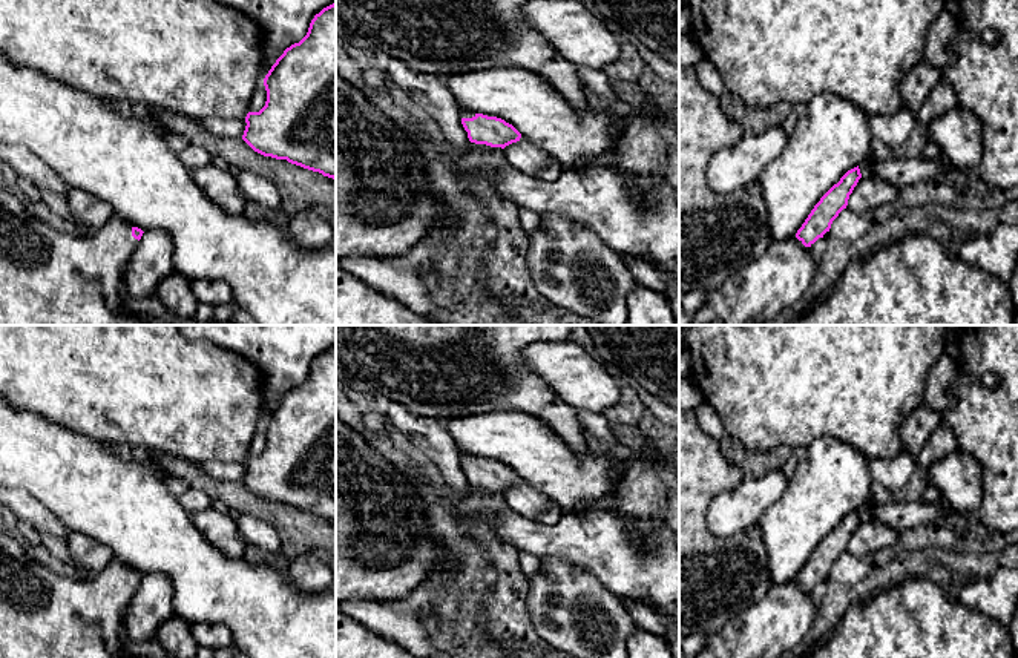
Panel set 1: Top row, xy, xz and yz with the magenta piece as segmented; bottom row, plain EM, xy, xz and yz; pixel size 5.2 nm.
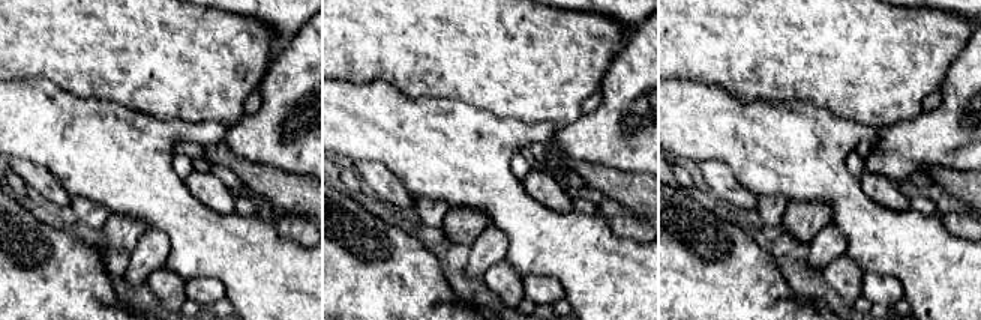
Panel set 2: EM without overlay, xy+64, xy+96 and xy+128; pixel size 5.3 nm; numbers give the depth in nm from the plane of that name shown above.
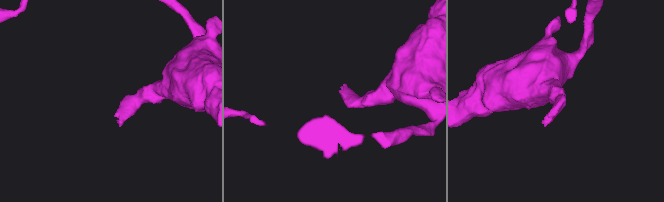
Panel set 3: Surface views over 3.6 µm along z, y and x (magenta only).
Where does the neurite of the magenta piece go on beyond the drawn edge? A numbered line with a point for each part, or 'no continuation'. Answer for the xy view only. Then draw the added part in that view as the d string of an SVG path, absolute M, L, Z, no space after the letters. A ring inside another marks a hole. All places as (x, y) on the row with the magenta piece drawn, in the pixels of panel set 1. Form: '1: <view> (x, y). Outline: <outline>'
1: xy (46, 276). Outline: M0 189L0 325L169 325L126 310L123 267L136 245L132 224L117 215L95 233L63 233L32 216L23 198Z

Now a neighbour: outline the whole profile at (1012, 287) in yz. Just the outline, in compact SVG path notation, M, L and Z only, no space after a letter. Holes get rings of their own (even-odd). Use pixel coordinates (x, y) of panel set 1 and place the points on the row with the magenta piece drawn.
M1018 264L1013 270L1010 282L1007 284L1007 291L1012 304L1013 325L1018 325Z

